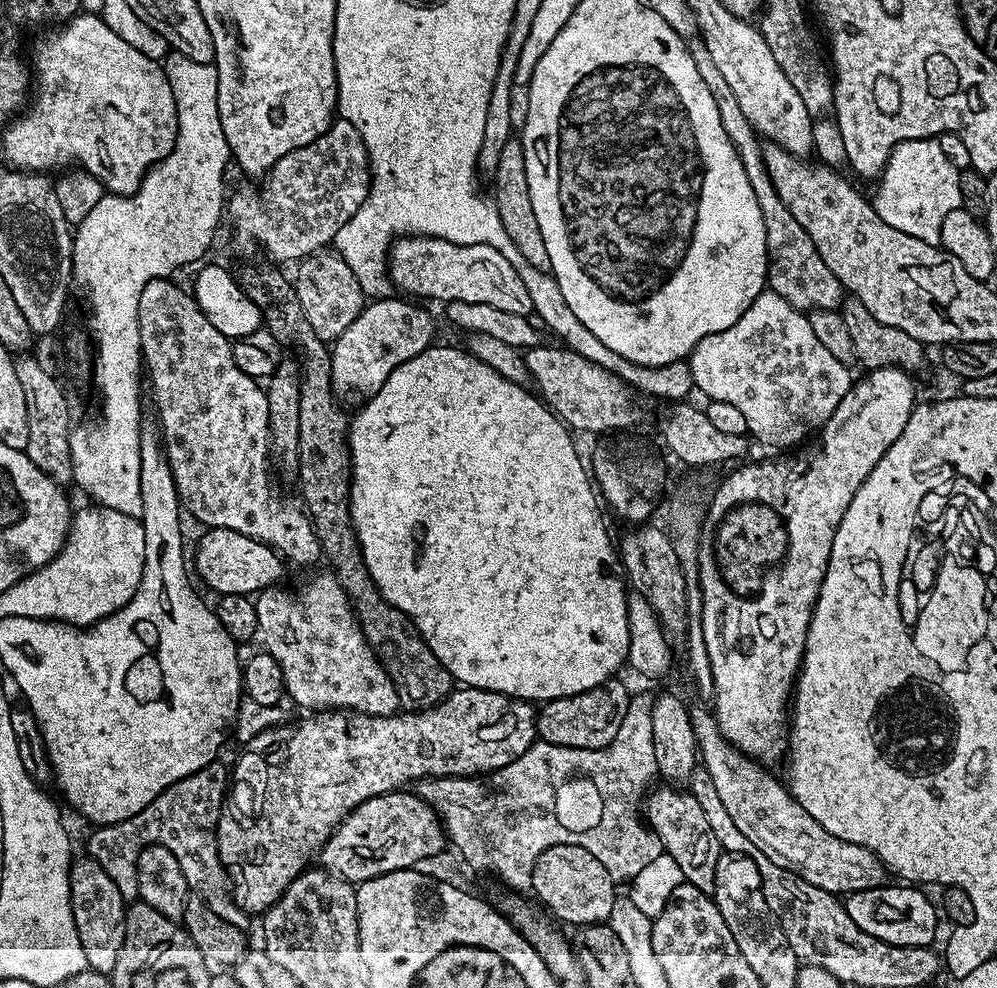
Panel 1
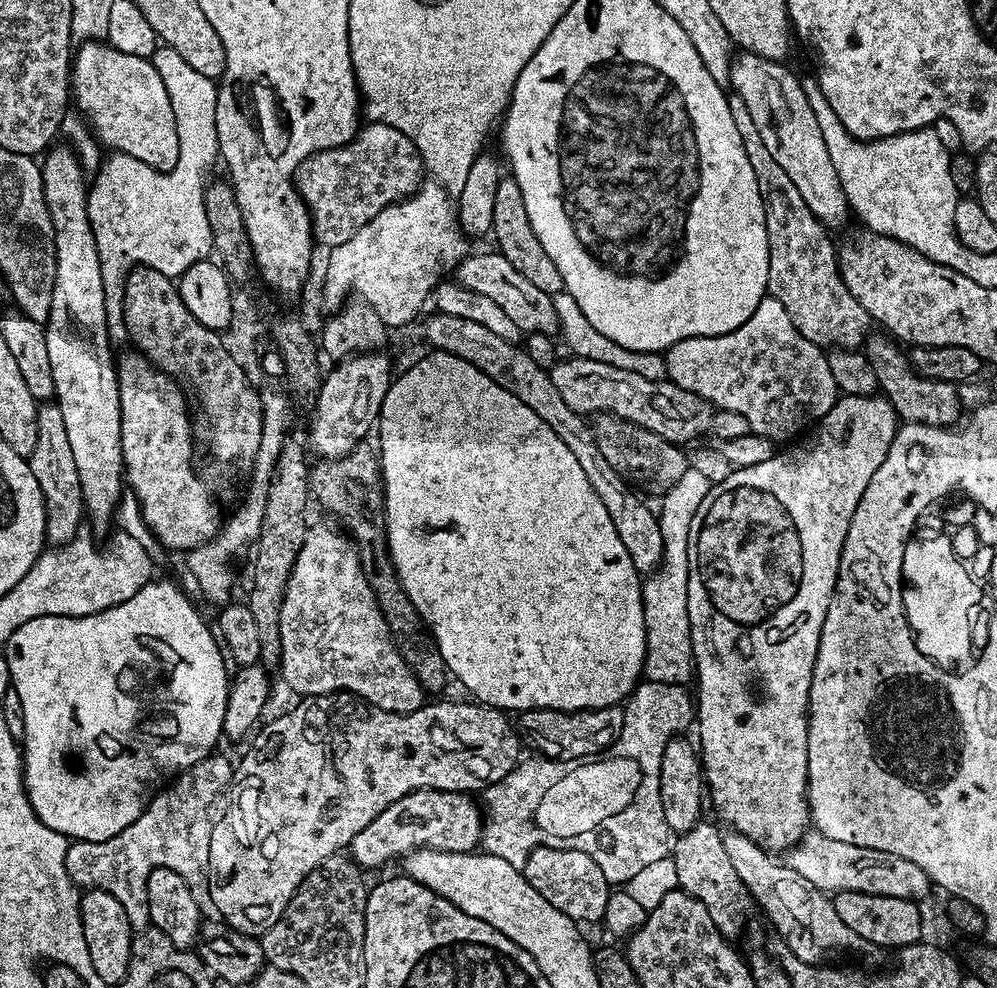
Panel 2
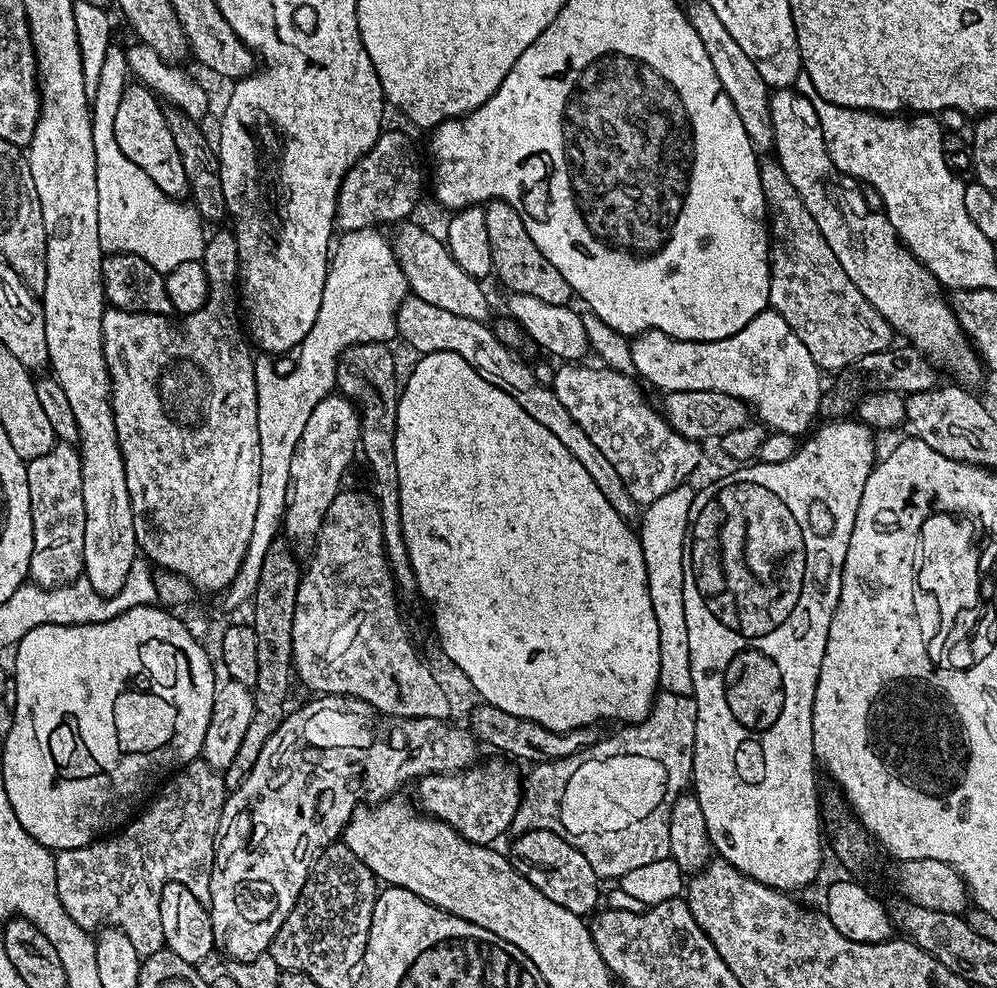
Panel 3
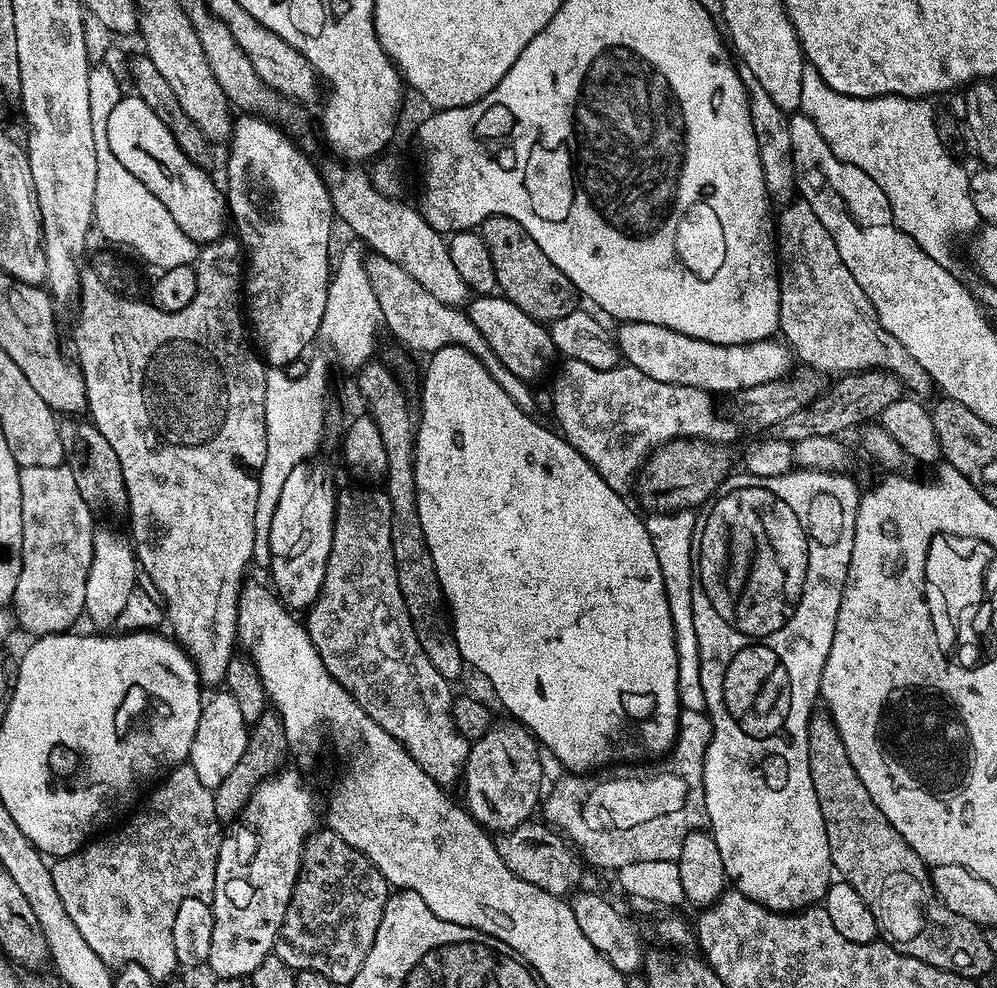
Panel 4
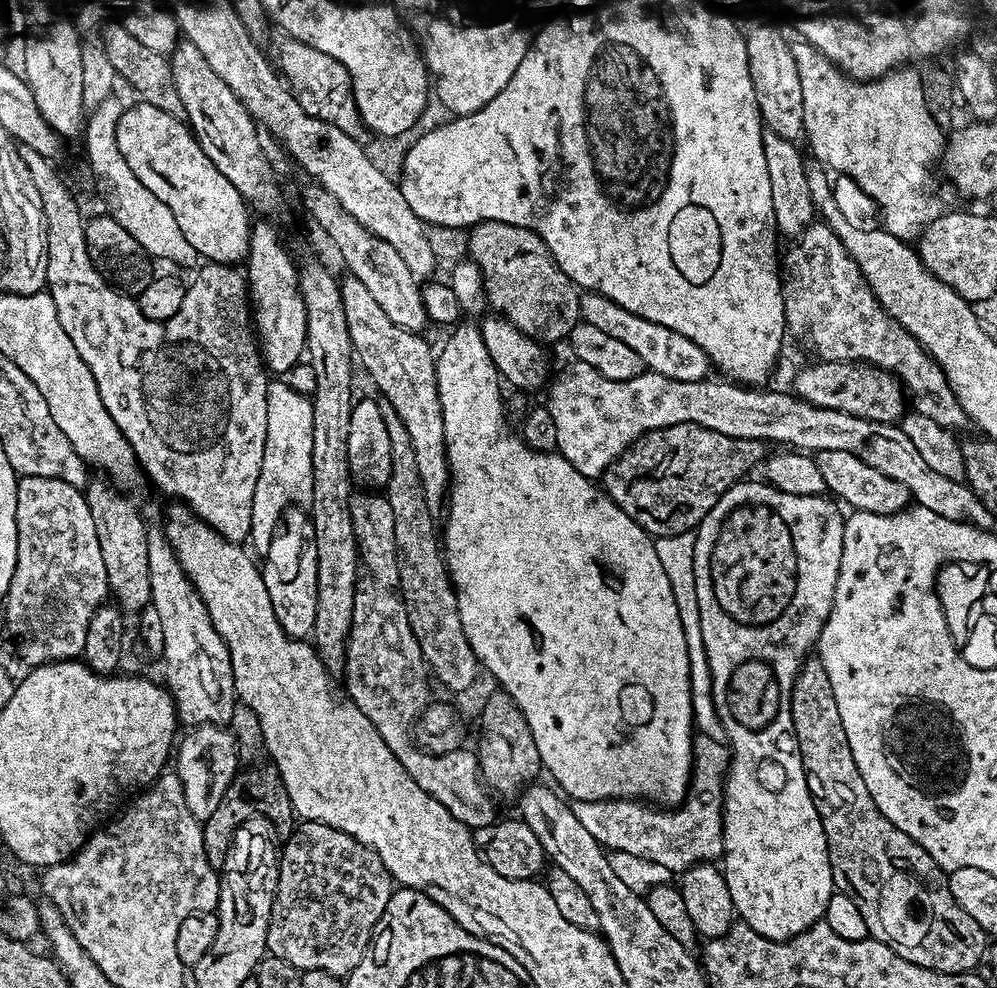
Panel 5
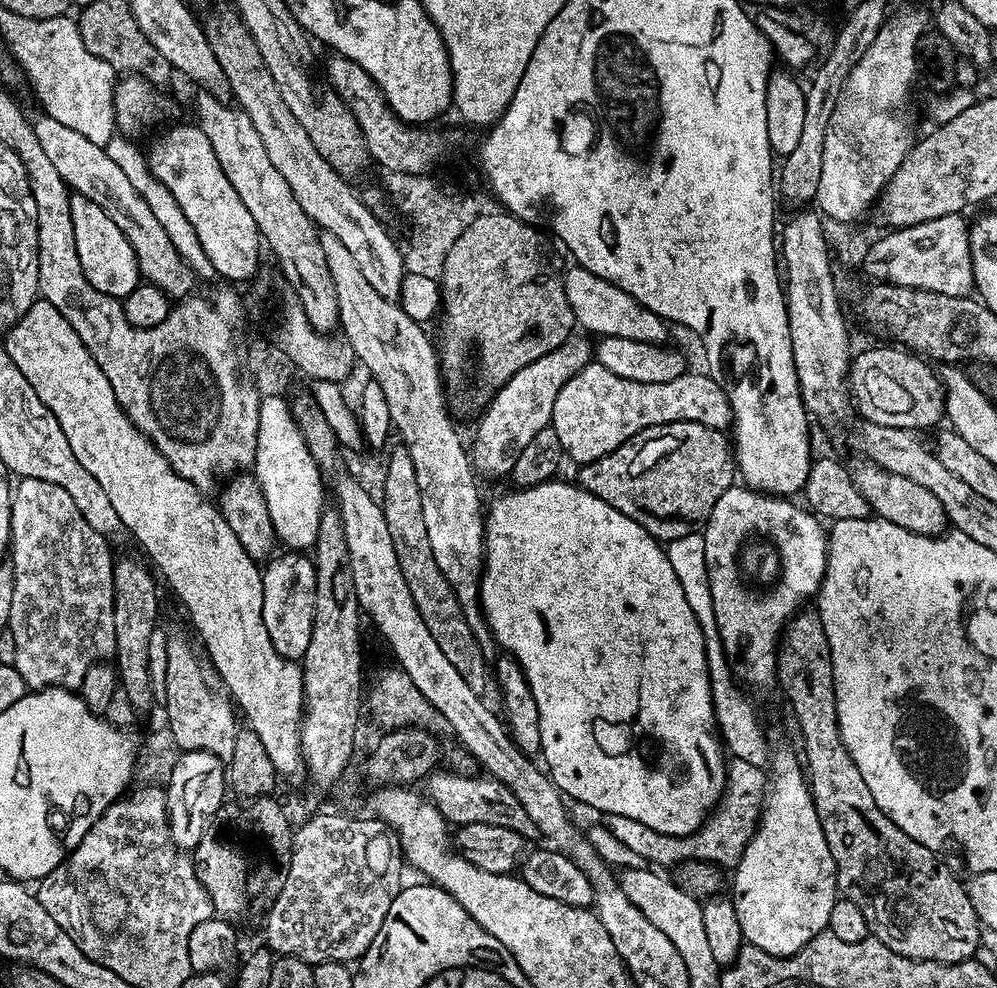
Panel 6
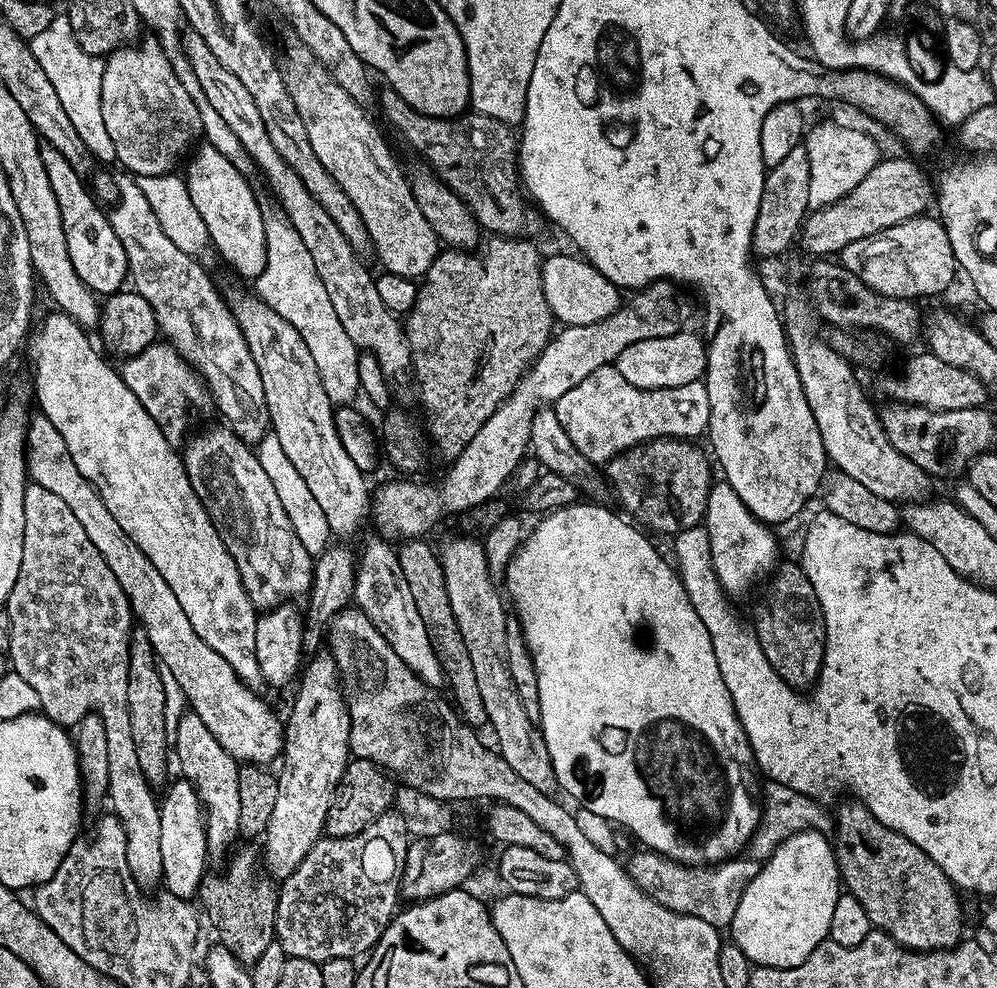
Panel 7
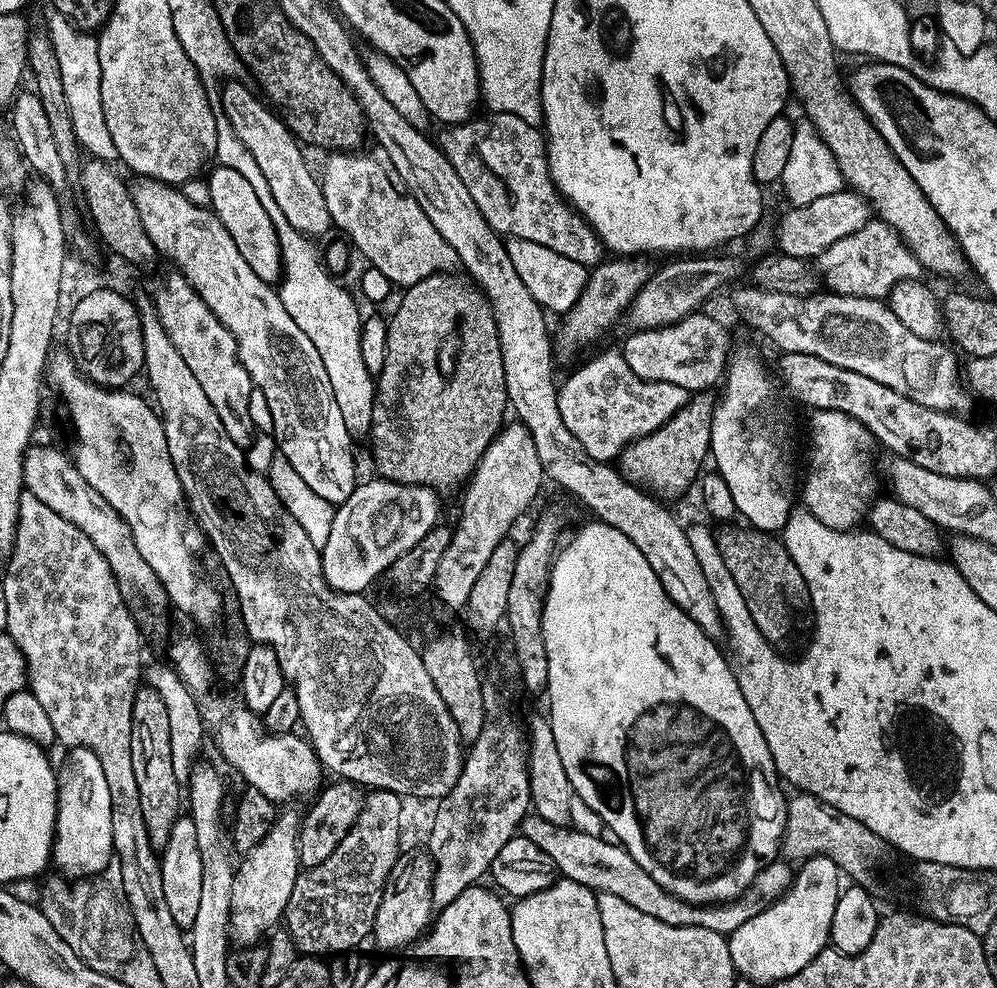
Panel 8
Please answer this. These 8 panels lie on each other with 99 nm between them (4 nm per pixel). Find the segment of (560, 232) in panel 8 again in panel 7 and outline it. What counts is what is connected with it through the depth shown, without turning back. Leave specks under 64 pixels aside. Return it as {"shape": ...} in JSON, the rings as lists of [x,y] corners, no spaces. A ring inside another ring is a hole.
{"shape":[[[384,86],[379,89],[380,108],[384,116],[396,127],[396,132],[417,152],[429,160],[431,171],[439,176],[440,180],[458,198],[464,200],[464,205],[472,211],[472,217],[488,234],[499,236],[515,236],[517,238],[536,238],[540,232],[539,211],[526,199],[526,193],[521,185],[518,175],[518,136],[509,125],[498,122],[498,118],[490,118],[481,112],[465,111],[454,117],[428,116],[424,112],[414,110],[400,97],[393,88]]]}

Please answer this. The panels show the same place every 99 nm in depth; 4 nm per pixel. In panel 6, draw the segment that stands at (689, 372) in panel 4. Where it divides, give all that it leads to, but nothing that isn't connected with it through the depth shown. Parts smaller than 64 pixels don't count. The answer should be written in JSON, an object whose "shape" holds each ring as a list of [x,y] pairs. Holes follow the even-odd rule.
{"shape":[[[572,266],[569,272],[563,273],[566,302],[570,302],[570,310],[574,312],[577,325],[585,333],[593,337],[613,336],[614,338],[634,338],[634,342],[647,344],[664,344],[667,341],[669,325],[658,314],[646,310],[626,290],[606,282],[606,278],[598,278],[598,274],[590,274],[590,270]]]}

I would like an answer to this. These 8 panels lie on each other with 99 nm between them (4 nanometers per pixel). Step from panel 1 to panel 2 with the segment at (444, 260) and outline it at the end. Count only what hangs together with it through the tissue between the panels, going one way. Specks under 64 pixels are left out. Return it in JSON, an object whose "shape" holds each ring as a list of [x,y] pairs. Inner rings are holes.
{"shape":[[[473,251],[465,256],[454,269],[455,283],[474,290],[474,294],[483,294],[485,298],[491,298],[498,310],[503,310],[514,321],[514,326],[518,326],[520,333],[537,332],[540,336],[555,337],[560,331],[560,323],[552,305],[552,297],[538,290],[538,286],[526,282],[526,278],[522,278],[522,274],[518,274],[518,270],[514,270],[499,251],[491,251]]]}

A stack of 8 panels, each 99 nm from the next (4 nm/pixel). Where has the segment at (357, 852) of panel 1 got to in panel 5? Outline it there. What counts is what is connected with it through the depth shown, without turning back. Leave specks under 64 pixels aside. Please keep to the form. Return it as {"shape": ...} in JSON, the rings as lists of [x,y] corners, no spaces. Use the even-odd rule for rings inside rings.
{"shape":[[[495,690],[484,704],[484,713],[480,716],[480,748],[478,759],[480,775],[485,784],[497,797],[519,797],[520,793],[541,775],[542,765],[538,746],[534,746],[534,734],[509,692]]]}

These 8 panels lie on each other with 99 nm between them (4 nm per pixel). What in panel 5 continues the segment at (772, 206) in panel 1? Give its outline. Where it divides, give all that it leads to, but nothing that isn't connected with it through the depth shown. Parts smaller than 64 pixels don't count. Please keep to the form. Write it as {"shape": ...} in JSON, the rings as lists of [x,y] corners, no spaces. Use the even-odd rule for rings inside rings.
{"shape":[[[813,222],[795,239],[791,241],[792,244],[788,248],[788,253],[783,253],[782,256],[782,287],[784,289],[784,322],[789,333],[792,332],[800,340],[809,340],[812,343],[812,348],[817,352],[817,357],[820,360],[855,360],[857,362],[865,362],[867,364],[873,364],[876,368],[885,368],[888,372],[892,373],[897,380],[901,381],[903,387],[906,389],[907,395],[910,397],[911,407],[918,414],[926,414],[926,418],[934,418],[934,422],[938,422],[944,428],[950,428],[953,430],[959,430],[959,428],[969,427],[970,421],[965,414],[962,406],[954,390],[948,384],[946,374],[942,370],[942,366],[931,356],[923,346],[920,345],[915,338],[912,337],[909,332],[893,318],[890,313],[883,308],[878,302],[878,298],[870,290],[870,286],[866,282],[866,278],[862,274],[862,270],[858,266],[858,262],[854,262],[854,258],[846,250],[846,246],[842,246],[842,242],[838,238],[838,234],[834,234],[834,230],[831,226],[823,222]]]}

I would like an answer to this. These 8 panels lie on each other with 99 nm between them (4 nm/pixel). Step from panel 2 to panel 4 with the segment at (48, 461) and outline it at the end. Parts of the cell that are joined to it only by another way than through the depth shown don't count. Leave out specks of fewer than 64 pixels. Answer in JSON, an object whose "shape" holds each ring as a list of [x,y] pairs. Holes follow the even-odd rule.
{"shape":[[[67,463],[58,466],[30,466],[29,468],[21,468],[20,477],[18,478],[18,486],[22,490],[22,570],[18,574],[18,586],[14,590],[11,603],[16,604],[14,607],[14,620],[17,625],[20,624],[29,632],[29,637],[39,638],[42,636],[55,636],[64,634],[69,631],[68,628],[76,619],[84,616],[84,603],[86,602],[86,580],[90,574],[90,562],[94,554],[94,534],[97,525],[92,524],[92,516],[94,510],[84,501],[82,494],[78,490],[78,482],[74,482],[74,474],[68,468]]]}

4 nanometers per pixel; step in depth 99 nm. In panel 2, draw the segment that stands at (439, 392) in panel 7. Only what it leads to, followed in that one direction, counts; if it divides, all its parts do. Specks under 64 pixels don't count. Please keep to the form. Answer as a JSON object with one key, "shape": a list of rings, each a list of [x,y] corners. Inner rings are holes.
{"shape":[[[501,178],[498,190],[495,191],[494,216],[491,239],[496,239],[495,247],[501,256],[510,262],[526,282],[538,286],[546,295],[553,297],[564,291],[562,274],[558,274],[558,266],[550,262],[550,254],[542,250],[542,242],[538,242],[538,234],[534,234],[534,226],[530,226],[530,214],[526,214],[526,202],[522,202],[522,190],[518,190],[518,182],[511,178]]]}

